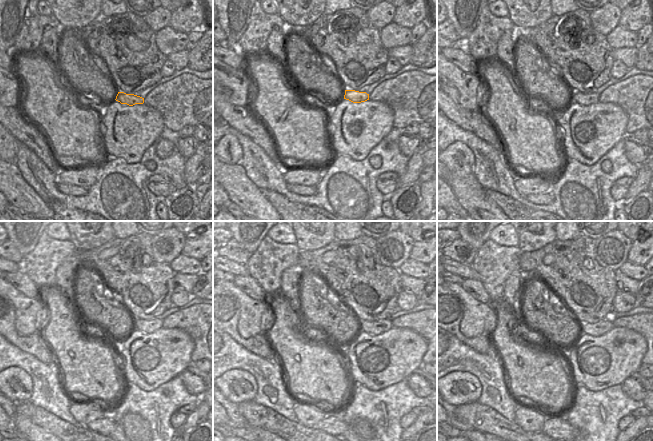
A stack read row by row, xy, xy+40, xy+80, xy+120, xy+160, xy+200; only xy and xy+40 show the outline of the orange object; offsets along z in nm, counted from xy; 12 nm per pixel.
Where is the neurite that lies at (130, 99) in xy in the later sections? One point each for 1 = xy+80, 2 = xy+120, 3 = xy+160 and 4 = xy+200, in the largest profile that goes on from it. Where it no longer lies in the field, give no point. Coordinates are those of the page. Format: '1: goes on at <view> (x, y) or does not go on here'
1: goes on at xy+80 (581, 98)
2: goes on at xy+120 (139, 323)
3: goes on at xy+160 (377, 326)
4: goes on at xy+200 (598, 328)

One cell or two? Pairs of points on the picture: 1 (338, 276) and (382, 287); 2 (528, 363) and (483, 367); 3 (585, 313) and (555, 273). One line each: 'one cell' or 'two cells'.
1: one cell
2: two cells
3: one cell

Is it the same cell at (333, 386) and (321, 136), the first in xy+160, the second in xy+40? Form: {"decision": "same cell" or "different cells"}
{"decision": "same cell"}

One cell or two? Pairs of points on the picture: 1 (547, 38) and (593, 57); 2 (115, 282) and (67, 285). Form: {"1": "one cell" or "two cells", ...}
{"1": "one cell", "2": "two cells"}

